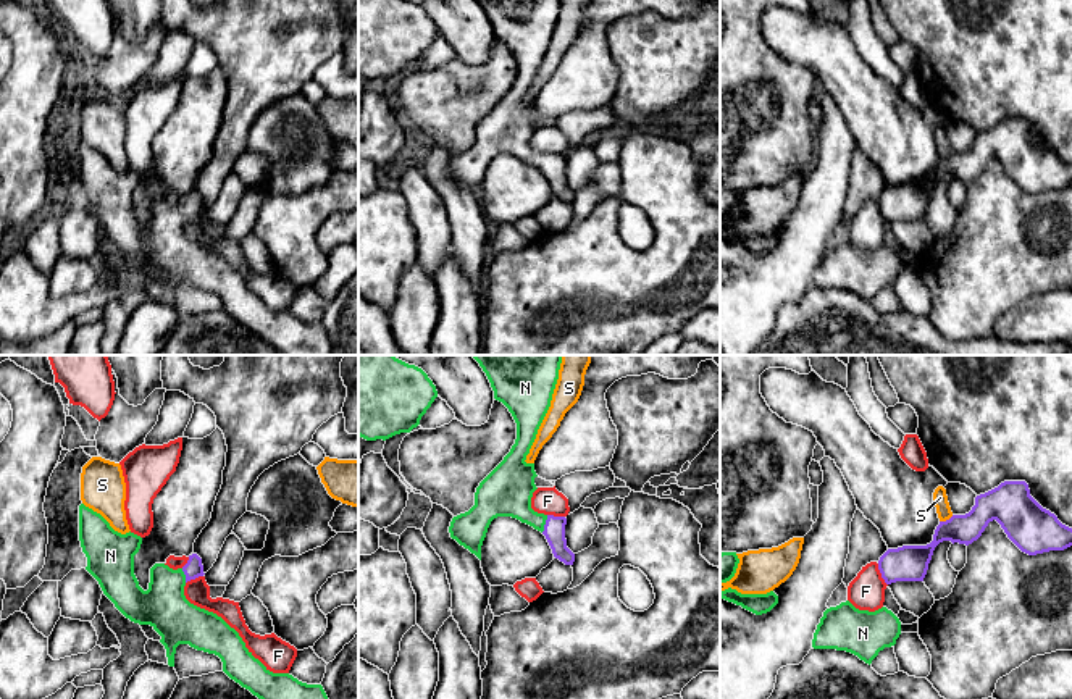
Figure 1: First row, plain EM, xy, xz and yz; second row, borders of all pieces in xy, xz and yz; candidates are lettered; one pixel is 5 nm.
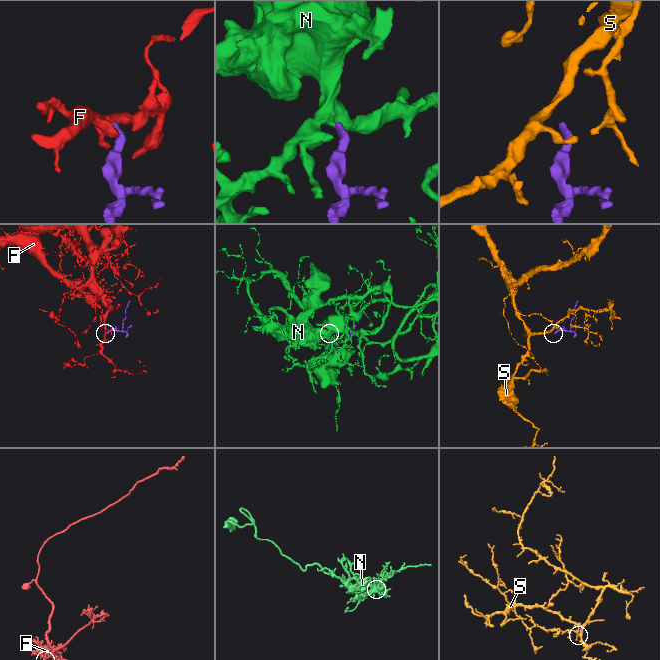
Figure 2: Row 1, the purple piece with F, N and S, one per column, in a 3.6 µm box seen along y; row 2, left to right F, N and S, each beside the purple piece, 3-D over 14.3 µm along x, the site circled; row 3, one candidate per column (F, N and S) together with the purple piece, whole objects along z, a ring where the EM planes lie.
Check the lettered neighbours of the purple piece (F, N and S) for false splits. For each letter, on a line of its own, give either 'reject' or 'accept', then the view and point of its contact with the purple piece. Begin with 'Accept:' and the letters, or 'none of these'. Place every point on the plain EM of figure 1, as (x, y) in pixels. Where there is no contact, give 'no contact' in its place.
Accept: N
F: reject | yz (882, 213)
N: accept | xz (546, 162)
S: reject | yz (946, 159)

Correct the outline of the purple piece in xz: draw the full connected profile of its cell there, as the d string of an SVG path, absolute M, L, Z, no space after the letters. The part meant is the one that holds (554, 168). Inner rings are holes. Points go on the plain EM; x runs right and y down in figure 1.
M478 0L486 11L494 37L502 40L517 61L517 77L504 98L479 121L475 144L452 157L449 171L481 199L481 184L491 160L512 155L541 170L555 197L573 203L567 186L565 155L538 152L531 147L538 128L534 102L526 94L551 45L562 0Z

